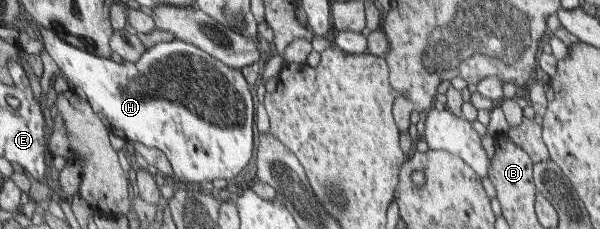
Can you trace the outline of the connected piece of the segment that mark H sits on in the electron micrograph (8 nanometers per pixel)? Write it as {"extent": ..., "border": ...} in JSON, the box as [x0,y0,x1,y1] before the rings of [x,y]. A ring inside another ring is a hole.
{"extent":[36,24,254,184],"border":[[[38,24],[36,26],[39,38],[53,62],[56,62],[74,89],[84,91],[87,101],[103,117],[112,134],[129,142],[141,142],[148,148],[161,150],[179,179],[196,184],[212,182],[216,178],[230,180],[242,174],[242,170],[250,164],[254,148],[252,138],[254,104],[248,82],[240,74],[240,69],[229,67],[204,49],[176,38],[149,47],[136,62],[116,63],[112,59],[80,50],[79,47],[58,38],[51,30],[47,28],[39,30]]]}

